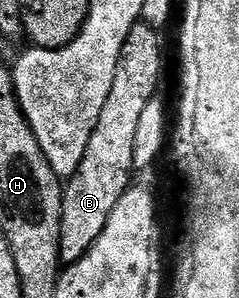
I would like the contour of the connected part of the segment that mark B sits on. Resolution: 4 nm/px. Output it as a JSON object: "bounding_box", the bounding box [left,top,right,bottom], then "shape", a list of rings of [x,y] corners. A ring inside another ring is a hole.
{"bounding_box":[60,23,163,266],"shape":[[[139,23],[128,31],[128,39],[124,39],[124,47],[120,47],[120,63],[116,63],[116,79],[112,79],[112,91],[104,103],[104,111],[100,111],[100,120],[96,123],[96,131],[92,131],[92,139],[88,139],[88,148],[84,151],[84,159],[80,159],[80,167],[65,182],[62,191],[62,218],[60,219],[60,259],[63,266],[74,265],[82,261],[88,251],[92,251],[92,243],[100,239],[100,231],[108,223],[112,210],[126,190],[131,188],[130,176],[136,173],[134,152],[136,151],[136,131],[140,124],[140,114],[144,107],[155,100],[158,84],[162,81],[162,36],[163,34],[145,23]]]}

